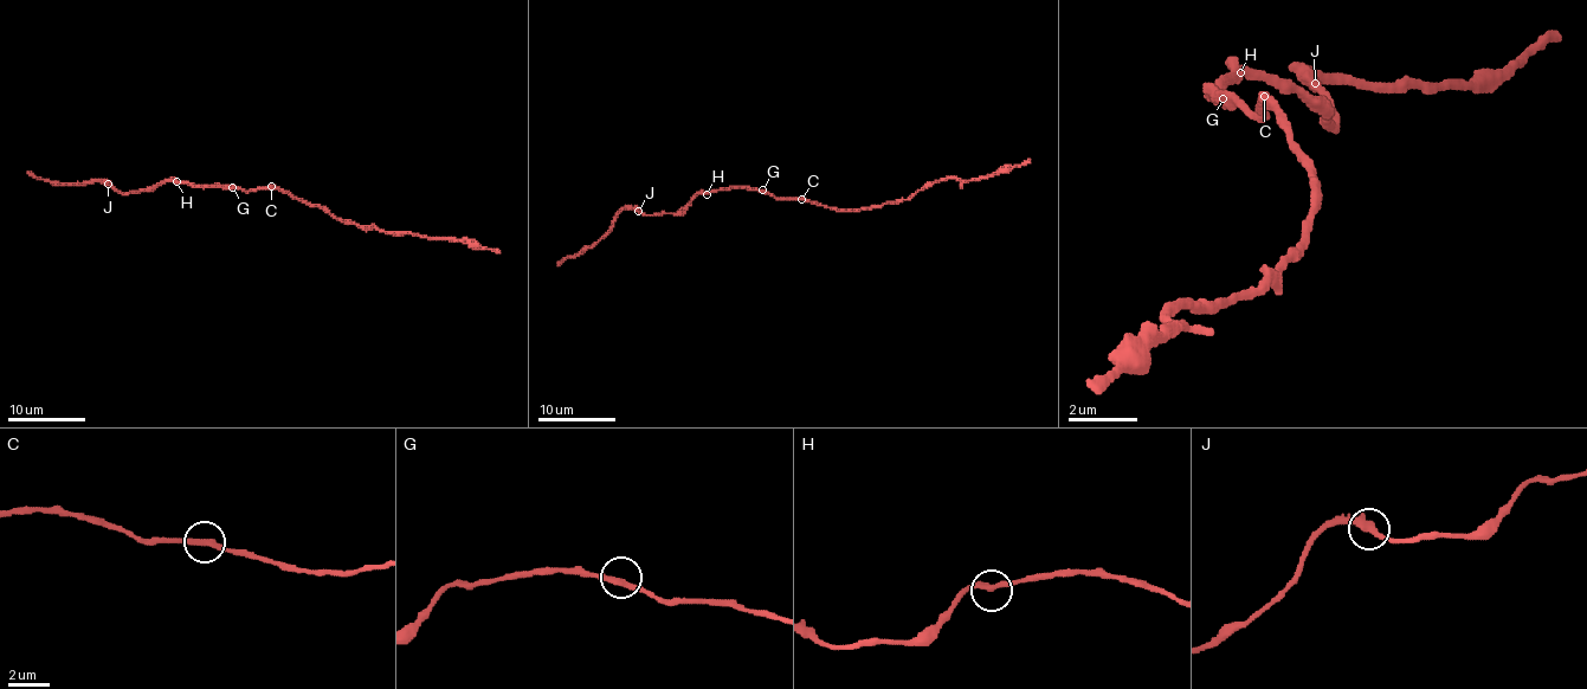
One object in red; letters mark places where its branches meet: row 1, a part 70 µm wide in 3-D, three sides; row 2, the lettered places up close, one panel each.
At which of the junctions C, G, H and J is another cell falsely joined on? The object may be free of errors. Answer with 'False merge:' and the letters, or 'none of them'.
False merge: none of them

